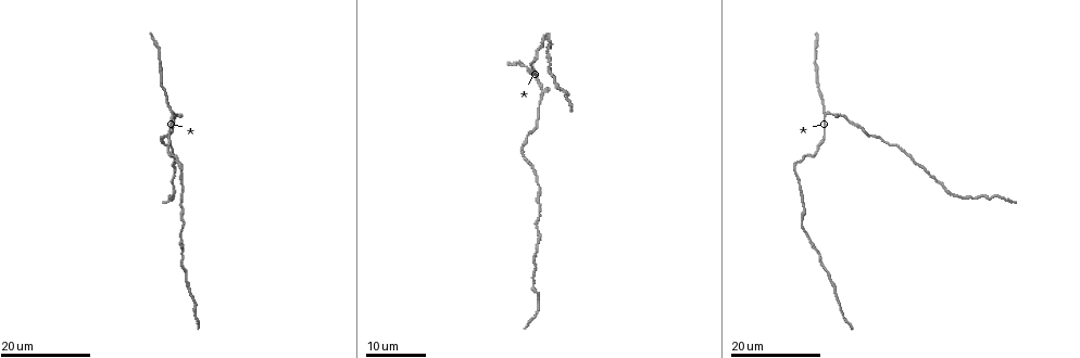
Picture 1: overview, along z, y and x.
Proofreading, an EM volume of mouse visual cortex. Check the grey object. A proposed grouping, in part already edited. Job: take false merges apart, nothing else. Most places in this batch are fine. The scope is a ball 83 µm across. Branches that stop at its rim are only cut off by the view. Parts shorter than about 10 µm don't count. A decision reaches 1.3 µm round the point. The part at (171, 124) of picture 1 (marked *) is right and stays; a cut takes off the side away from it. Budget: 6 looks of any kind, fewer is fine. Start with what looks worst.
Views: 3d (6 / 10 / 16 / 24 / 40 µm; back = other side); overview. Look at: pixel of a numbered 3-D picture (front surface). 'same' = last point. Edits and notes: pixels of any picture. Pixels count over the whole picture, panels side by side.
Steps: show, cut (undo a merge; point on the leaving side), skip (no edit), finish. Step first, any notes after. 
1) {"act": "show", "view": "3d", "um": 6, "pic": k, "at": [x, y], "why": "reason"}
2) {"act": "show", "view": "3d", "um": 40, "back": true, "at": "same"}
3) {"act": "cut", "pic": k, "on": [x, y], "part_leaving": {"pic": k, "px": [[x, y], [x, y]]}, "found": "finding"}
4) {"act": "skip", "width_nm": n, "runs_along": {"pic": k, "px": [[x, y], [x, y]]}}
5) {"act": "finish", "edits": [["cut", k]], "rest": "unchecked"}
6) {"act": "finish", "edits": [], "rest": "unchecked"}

{"act": "show", "view": "3d", "um": 24, "pic": 1, "at": [827, 115], "why": "three-way junction"}

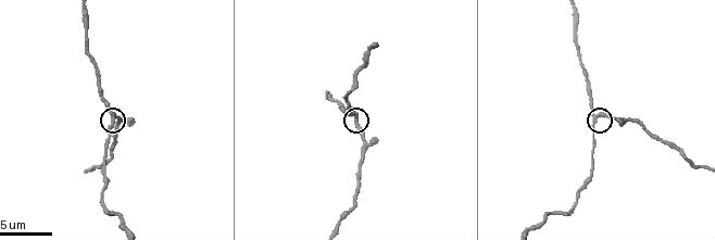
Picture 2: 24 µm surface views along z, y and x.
{"act": "show", "view": "3d", "um": 6, "pic": 2, "at": [113, 113]}

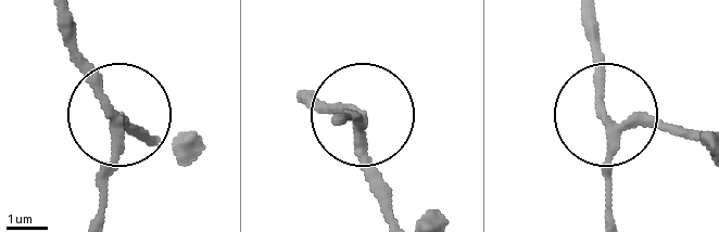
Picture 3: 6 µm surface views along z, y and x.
{"act": "skip", "runs_along": {"pic": 3, "px": [[605, 213], [595, 15]]}, "found": "all the same neuron"}

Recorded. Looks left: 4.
{"act": "show", "view": "3d", "um": 24, "pic": 1, "at": [534, 281], "why": "sudden change in width"}

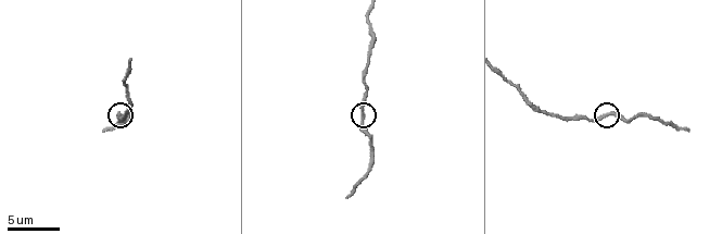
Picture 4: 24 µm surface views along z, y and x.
{"act": "show", "view": "3d", "um": 10, "pic": 4, "at": [118, 113]}

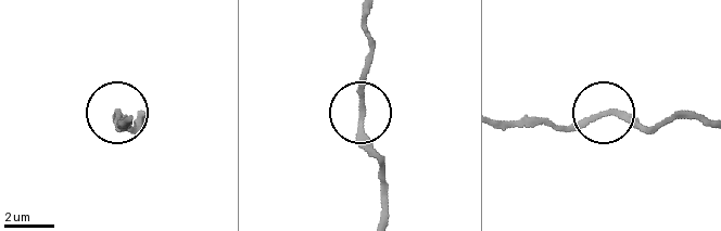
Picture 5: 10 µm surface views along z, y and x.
{"act": "skip", "runs_along": {"pic": 5, "px": [[502, 123], [570, 129], [620, 110], [656, 129]]}, "found": "all the same neuron"}

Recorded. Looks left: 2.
{"act": "show", "view": "3d", "um": 24, "pic": 1, "at": [179, 239]}

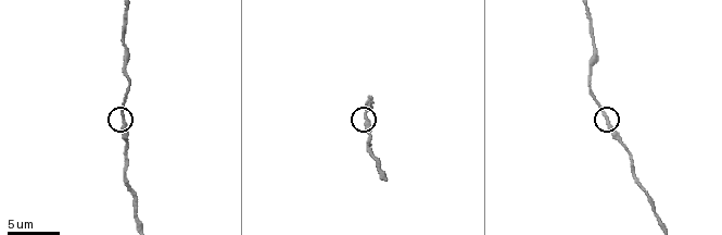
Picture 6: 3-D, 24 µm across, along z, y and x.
{"act": "show", "view": "3d", "um": 10, "pic": 6, "at": [122, 117]}

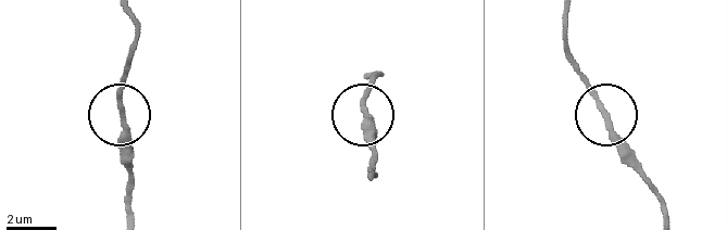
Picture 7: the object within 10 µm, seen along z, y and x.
{"act": "skip", "runs_along": {"pic": 7, "px": [[564, 12], [568, 55], [605, 112], [610, 130], [637, 160]]}, "found": "all the same neuron"}

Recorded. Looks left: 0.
{"act": "finish", "edits": [], "rest": "unchecked"}

